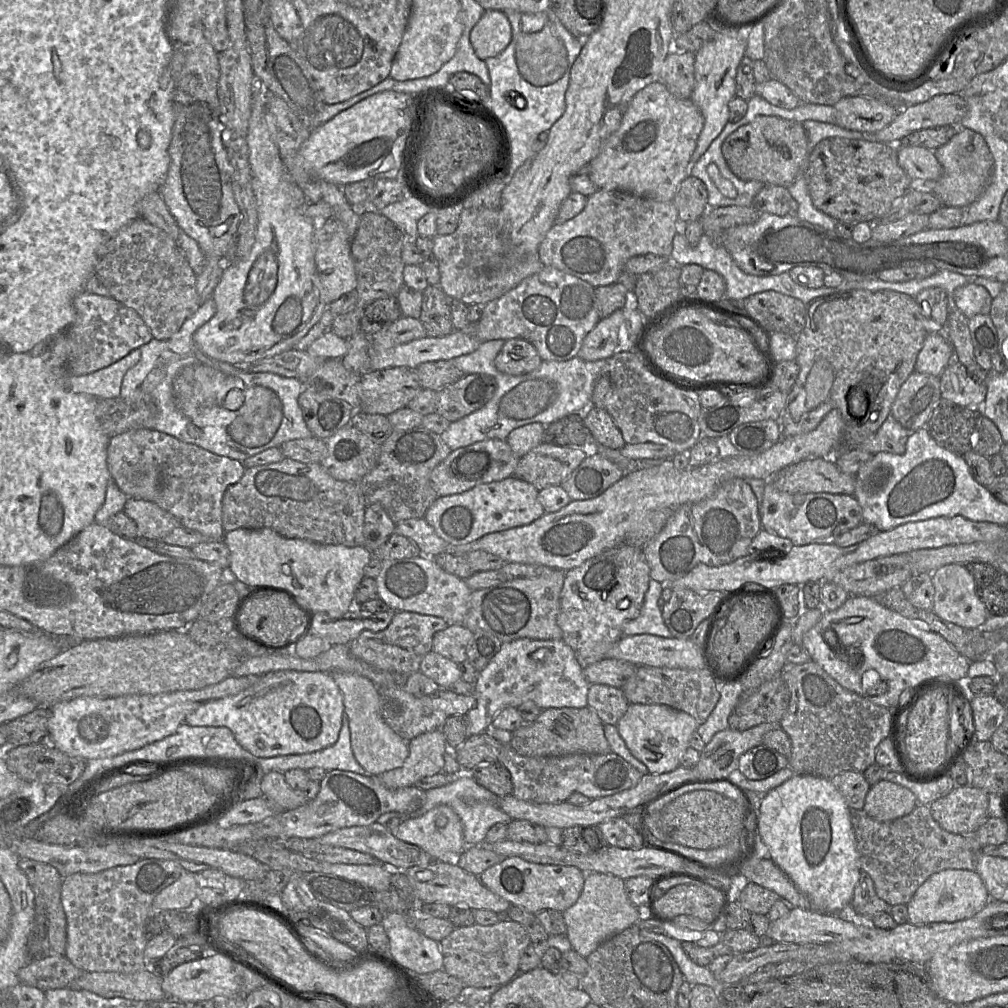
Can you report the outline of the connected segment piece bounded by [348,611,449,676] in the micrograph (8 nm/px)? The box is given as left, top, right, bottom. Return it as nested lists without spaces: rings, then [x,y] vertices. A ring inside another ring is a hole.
[[[395,611],[389,626],[378,632],[365,630],[348,643],[353,656],[389,673],[409,675],[420,671],[421,661],[432,651],[434,634],[446,629],[449,624],[441,617],[408,611]]]

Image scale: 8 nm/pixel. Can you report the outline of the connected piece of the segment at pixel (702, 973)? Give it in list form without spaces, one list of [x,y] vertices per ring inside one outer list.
[[[643,931],[643,934],[660,942],[670,951],[684,977],[684,980],[691,986],[702,984],[711,987],[716,995],[720,993],[721,988],[724,985],[717,980],[708,967],[700,966],[692,961],[682,948],[681,942],[663,933],[648,933]]]

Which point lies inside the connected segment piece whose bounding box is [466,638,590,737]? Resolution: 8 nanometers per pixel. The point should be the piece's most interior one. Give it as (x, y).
(546, 672)

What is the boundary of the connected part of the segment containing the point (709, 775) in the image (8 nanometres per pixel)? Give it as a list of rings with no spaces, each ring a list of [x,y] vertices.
[[[762,723],[748,730],[727,728],[716,733],[700,752],[699,762],[693,767],[699,781],[708,781],[729,775],[738,769],[739,758],[759,746],[765,734],[781,728],[779,723]]]

